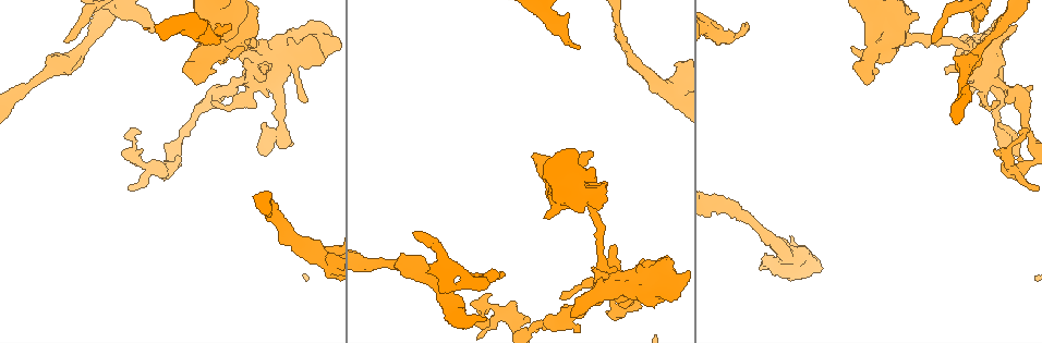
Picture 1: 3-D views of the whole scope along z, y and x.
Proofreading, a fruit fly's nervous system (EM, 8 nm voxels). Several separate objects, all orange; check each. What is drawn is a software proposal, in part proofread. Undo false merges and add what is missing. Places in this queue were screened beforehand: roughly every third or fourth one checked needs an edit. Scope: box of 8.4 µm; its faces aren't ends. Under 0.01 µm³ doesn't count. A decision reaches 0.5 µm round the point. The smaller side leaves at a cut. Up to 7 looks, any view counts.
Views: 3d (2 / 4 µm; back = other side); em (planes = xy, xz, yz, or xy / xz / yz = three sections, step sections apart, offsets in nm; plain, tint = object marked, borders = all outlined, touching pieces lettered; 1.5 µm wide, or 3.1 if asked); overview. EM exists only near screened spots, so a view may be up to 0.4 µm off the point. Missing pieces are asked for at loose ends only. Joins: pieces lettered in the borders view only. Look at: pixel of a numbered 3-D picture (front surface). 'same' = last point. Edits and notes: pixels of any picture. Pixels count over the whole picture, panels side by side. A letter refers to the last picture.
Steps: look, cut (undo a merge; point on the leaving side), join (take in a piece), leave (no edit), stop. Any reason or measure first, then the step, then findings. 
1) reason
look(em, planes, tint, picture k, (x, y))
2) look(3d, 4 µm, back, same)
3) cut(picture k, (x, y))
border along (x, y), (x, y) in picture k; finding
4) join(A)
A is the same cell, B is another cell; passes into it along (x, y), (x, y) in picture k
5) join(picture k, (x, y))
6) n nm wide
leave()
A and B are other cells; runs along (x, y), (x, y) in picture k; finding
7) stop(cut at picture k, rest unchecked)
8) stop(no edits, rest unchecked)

free end
look(3d, 4 µm, back, picture 1, (919, 16))

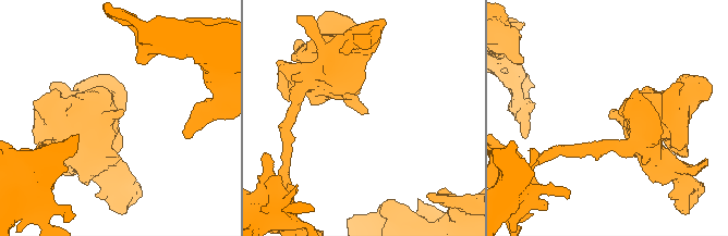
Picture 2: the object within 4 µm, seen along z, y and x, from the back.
now the EM
look(em, yz, step 4, tint, picture 2, (611, 110))

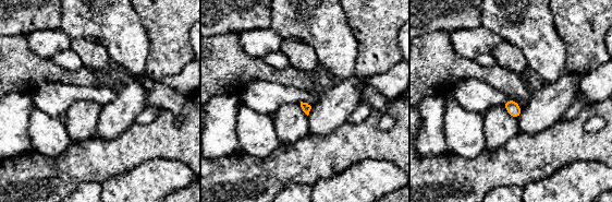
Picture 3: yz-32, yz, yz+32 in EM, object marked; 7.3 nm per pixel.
cut it another way
look(em, planes, borders, same)

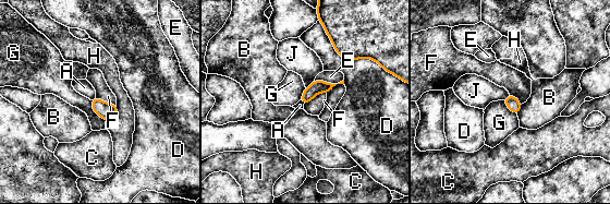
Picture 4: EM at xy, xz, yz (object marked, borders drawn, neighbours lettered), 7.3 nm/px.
leave()
A, B, C, D, E, F, G, H and J are other cells; border along (326, 94), (320, 91), (304, 105) in picture 4; no lettered piece goes on from it

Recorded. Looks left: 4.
free end
look(em, planes, tint, picture 1, (66, 42))

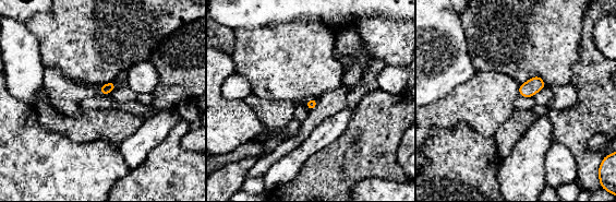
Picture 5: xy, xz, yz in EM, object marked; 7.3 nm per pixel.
see the neighbours
look(em, planes, borders, same)

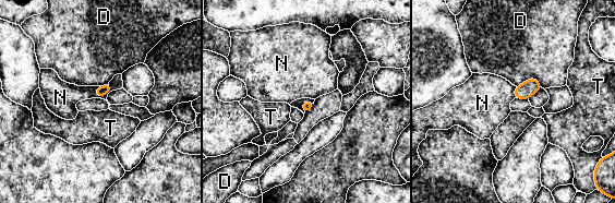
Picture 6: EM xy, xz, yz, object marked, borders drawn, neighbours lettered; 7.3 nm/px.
leave()
D, N and T are other cells; border along (111, 84), (103, 96), (94, 95) in picture 6; no lettered piece goes on from it

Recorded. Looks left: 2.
branch stops here
look(3d, 2 µm, picture 1, (151, 30))

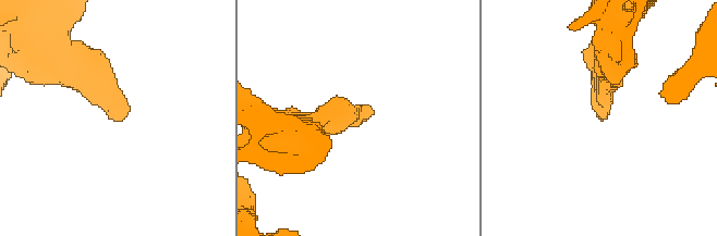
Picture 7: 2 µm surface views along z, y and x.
shape alone is not enough
look(em, planes, borders, picture 7, (354, 114))

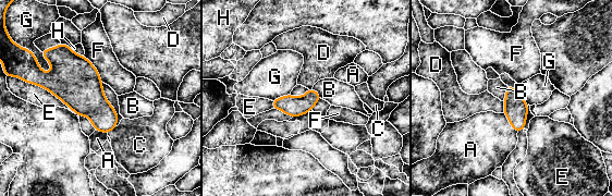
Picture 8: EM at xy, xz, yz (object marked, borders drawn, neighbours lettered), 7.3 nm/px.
leave()
A, B, C, D, E, F, G and H are other cells; border along (502, 101), (504, 112) in picture 8; no lettered piece goes on from it

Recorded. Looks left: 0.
stop(no edits, rest unchecked)

